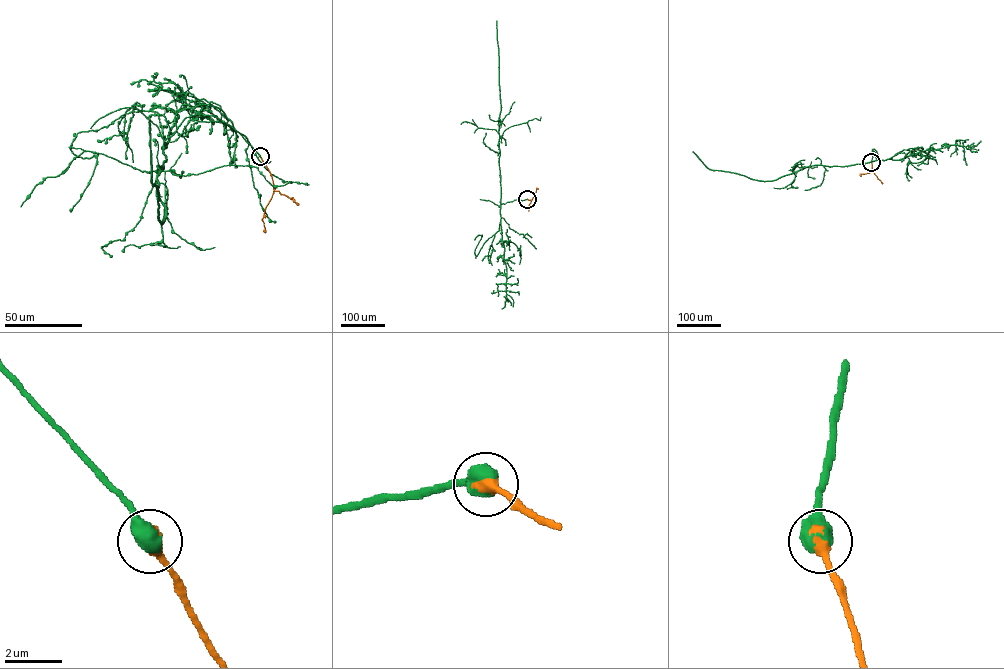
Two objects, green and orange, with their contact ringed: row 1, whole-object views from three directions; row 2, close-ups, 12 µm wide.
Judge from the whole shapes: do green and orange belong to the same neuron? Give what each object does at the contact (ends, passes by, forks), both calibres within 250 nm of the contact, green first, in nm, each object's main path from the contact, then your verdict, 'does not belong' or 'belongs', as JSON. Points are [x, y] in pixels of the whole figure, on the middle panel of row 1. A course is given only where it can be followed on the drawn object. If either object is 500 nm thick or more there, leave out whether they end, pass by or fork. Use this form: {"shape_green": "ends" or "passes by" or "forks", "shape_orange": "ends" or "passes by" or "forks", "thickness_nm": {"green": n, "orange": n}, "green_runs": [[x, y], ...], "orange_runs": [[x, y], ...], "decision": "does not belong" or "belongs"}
{"thickness_nm": {"green": 700, "orange": 550}, "green_runs": [[527, 199], [500, 204], [501, 104], [496, 21]], "orange_runs": [[527, 199], [531, 201], [538, 189]], "decision": "belongs"}

